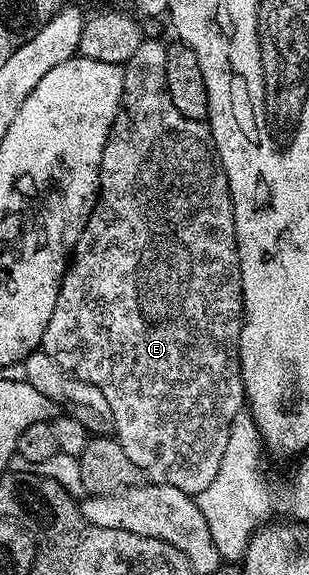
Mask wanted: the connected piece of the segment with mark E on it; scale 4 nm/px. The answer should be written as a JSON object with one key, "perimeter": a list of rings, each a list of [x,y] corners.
{"perimeter":[[[145,38],[123,68],[123,97],[117,118],[107,135],[105,150],[101,154],[99,194],[95,208],[89,213],[83,233],[79,235],[75,250],[69,257],[67,272],[63,275],[57,294],[57,306],[53,306],[53,318],[49,318],[49,326],[45,326],[41,351],[49,354],[49,358],[61,366],[61,370],[97,386],[97,390],[109,398],[109,410],[113,410],[113,435],[121,450],[125,450],[125,455],[133,461],[133,466],[137,466],[150,483],[175,486],[191,497],[196,497],[217,475],[225,446],[229,443],[229,426],[233,426],[233,418],[237,418],[237,414],[245,408],[239,361],[239,335],[243,329],[243,283],[235,237],[235,203],[231,200],[229,182],[223,163],[219,160],[219,151],[215,149],[210,127],[204,121],[185,118],[185,114],[173,106],[173,98],[169,98],[165,82],[166,53],[167,44],[164,41]]]}

